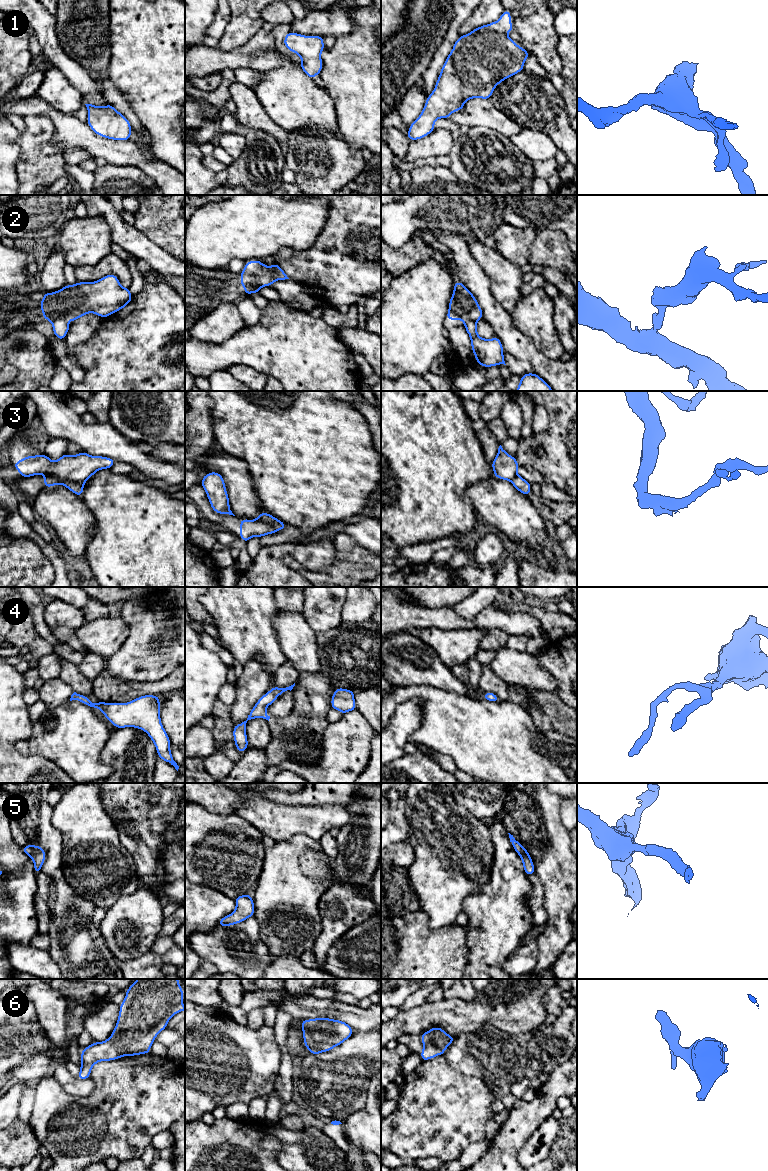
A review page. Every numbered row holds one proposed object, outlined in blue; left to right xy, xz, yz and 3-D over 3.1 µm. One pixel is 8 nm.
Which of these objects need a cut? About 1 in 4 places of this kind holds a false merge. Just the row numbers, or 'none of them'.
2, 3

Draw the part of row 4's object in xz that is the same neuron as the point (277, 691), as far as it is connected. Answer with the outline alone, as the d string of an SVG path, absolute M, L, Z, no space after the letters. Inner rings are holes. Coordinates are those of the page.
M295 683L286 688L280 687L272 687L270 691L265 693L255 704L252 708L251 712L248 715L246 721L234 725L233 728L233 738L235 742L236 749L242 753L248 749L248 739L246 734L246 723L248 720L256 719L256 718L263 718L269 721L270 716L267 714L266 708L275 702L278 696L283 694L287 690L292 690L295 686Z

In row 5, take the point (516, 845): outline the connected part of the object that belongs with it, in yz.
M509 834L510 842L516 851L516 853L521 857L524 872L527 876L530 876L535 873L534 863L525 847L523 847L514 837Z

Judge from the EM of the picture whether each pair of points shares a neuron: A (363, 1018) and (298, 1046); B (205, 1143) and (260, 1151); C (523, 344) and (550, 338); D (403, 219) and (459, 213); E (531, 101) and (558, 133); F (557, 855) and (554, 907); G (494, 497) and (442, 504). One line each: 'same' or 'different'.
A: different
B: same
C: different
D: same
E: same
F: same
G: different

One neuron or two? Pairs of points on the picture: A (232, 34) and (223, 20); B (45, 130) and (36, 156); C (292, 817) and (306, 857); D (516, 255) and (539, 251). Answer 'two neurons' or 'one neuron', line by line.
A: two neurons
B: one neuron
C: two neurons
D: two neurons

